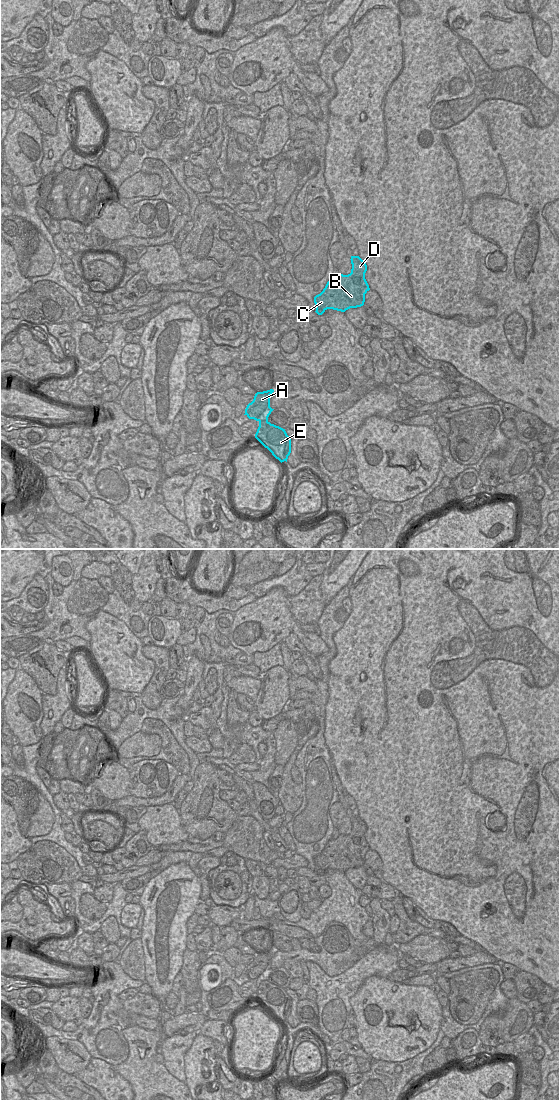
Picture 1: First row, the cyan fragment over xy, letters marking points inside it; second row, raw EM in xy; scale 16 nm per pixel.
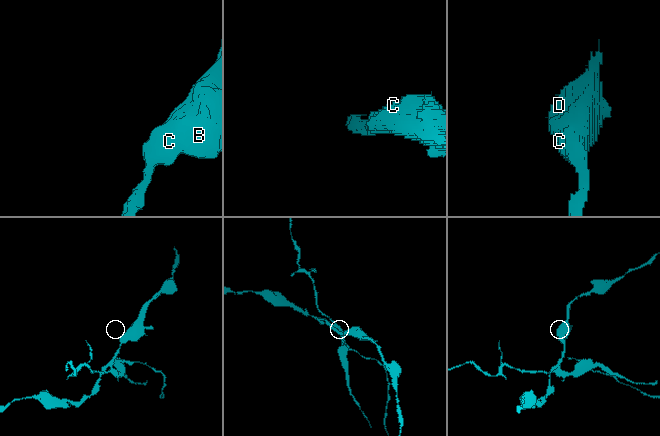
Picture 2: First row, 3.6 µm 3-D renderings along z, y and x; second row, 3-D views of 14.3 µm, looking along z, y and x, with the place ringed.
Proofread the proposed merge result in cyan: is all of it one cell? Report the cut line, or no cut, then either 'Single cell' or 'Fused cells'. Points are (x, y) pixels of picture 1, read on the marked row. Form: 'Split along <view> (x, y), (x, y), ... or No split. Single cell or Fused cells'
Split along xy (267, 419), (264, 419), (259, 425). Fused cells.

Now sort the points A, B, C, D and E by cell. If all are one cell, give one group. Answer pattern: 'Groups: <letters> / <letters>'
Groups: A B C D / E.

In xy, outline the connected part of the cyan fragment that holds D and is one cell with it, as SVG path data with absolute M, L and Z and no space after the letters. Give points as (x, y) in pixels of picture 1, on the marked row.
M351 256L350 260L351 273L340 274L337 279L329 280L323 291L314 297L318 315L327 309L345 312L364 305L365 294L370 290L365 279L367 265L359 256Z

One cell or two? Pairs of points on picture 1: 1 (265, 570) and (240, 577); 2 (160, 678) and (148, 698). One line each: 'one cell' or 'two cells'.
1: one cell
2: one cell

